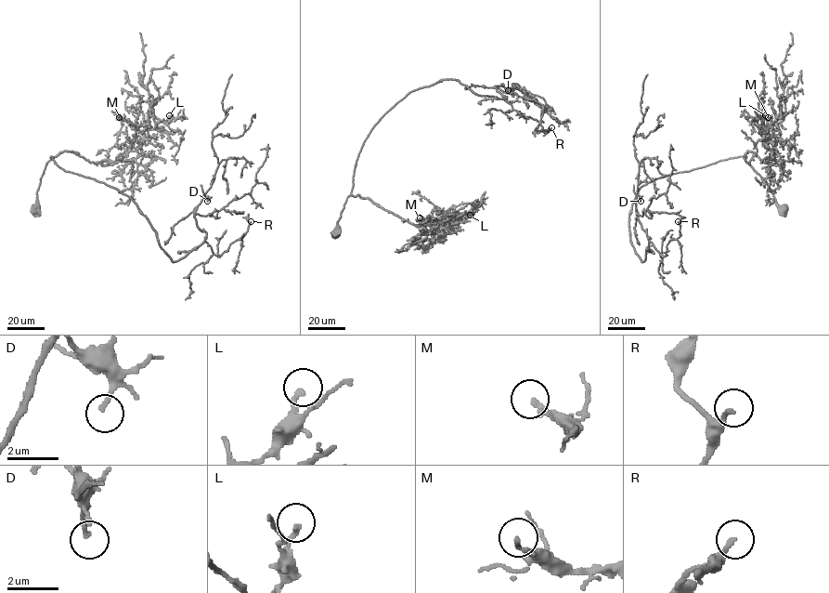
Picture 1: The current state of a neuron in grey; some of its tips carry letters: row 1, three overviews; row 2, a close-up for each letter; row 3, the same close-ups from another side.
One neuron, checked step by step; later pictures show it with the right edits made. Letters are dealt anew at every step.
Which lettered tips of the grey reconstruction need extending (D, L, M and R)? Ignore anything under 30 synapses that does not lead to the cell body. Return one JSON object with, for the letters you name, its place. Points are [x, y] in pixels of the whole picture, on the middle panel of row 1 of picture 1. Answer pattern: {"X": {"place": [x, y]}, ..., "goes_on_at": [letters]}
{"L": {"place": [470, 215]}, "goes_on_at": ["L"]}

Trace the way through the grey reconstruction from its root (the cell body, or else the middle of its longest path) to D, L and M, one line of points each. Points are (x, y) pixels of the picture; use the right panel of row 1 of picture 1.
D: (783, 207), (743, 156), (655, 178), (639, 190), (628, 217), (642, 261), (649, 240), (641, 201)
L: (783, 207), (745, 161), (752, 151), (762, 162), (776, 162), (763, 127), (765, 115)
M: (783, 207), (745, 161), (752, 151), (762, 162), (776, 162), (776, 138), (768, 117)

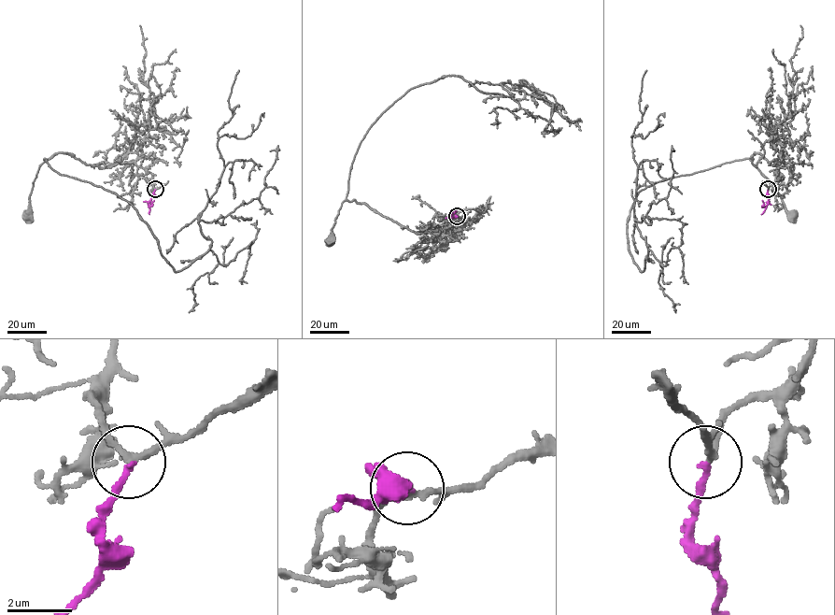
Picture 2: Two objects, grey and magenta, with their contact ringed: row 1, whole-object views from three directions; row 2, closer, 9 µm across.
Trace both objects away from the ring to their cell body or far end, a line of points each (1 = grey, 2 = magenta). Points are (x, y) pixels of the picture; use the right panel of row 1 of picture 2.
1: (768, 189), (783, 152), (782, 167), (755, 152), (752, 163), (793, 213)
2: (768, 189), (766, 207), (762, 200)

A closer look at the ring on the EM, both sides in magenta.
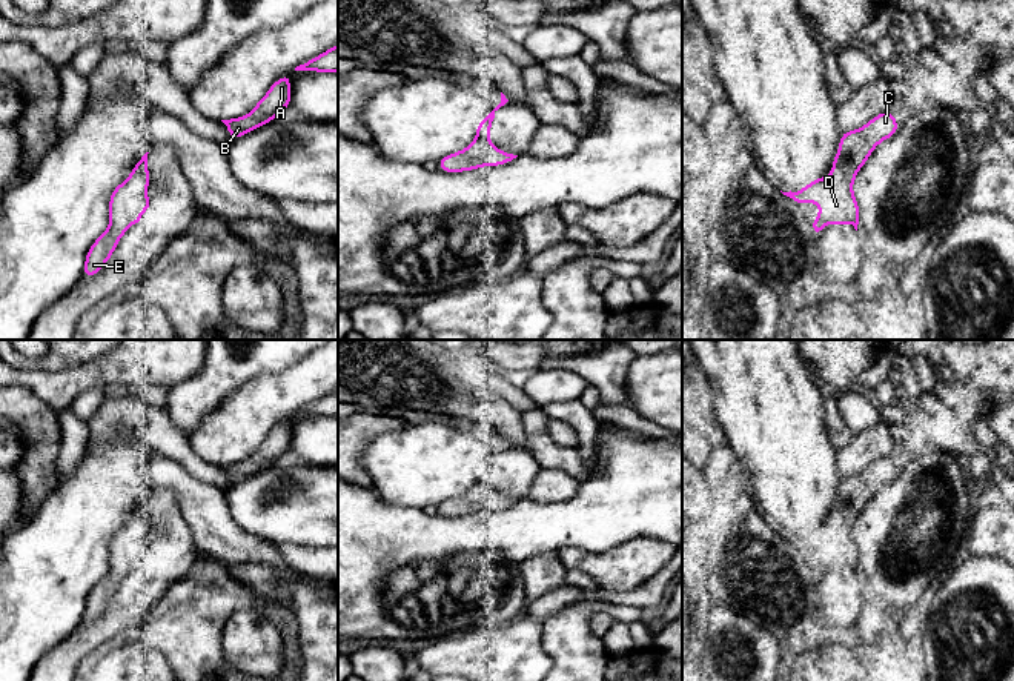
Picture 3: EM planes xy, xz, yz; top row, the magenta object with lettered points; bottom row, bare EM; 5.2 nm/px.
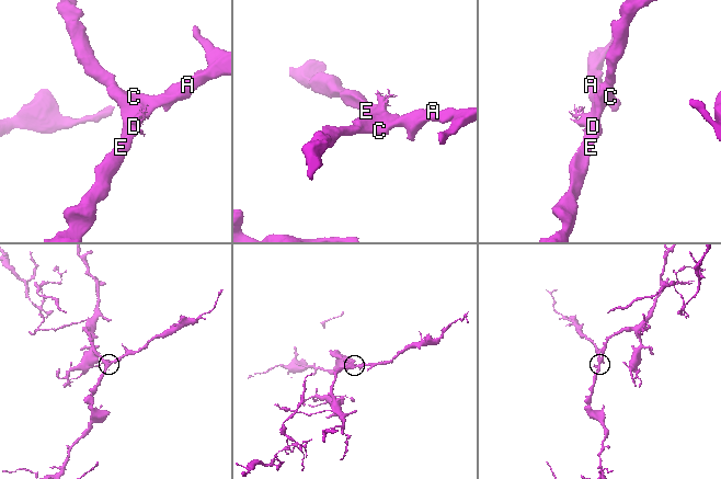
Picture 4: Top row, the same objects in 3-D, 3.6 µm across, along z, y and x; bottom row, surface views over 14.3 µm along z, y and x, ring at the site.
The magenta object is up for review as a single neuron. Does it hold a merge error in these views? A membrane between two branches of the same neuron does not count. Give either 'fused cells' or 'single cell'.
single cell

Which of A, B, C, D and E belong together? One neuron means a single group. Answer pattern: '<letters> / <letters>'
A B C D E

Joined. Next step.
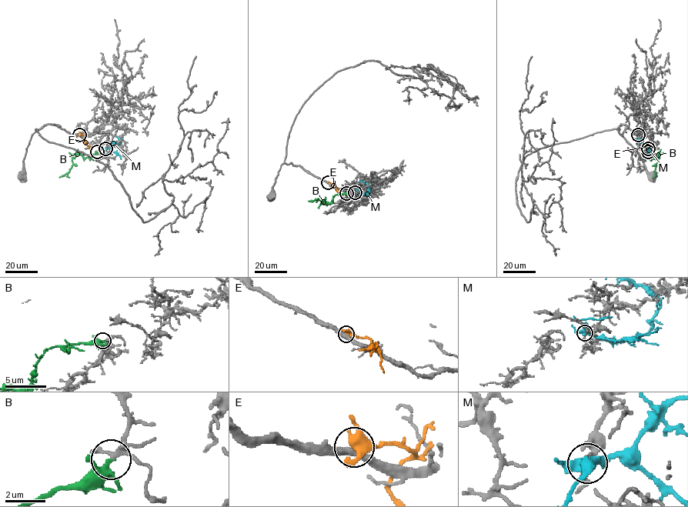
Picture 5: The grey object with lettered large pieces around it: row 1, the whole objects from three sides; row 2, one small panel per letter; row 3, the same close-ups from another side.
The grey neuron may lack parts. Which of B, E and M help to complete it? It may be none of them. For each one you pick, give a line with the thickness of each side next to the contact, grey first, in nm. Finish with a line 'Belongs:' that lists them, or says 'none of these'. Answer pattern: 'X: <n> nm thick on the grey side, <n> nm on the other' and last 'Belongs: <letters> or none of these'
B: 150 nm thick on the grey side, 200 nm on the other
Belongs: B

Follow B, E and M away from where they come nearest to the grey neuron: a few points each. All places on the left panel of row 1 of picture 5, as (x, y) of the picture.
B: (97, 151), (85, 158), (77, 155), (72, 159), (73, 165), (69, 171), (59, 178)
E: (79, 135), (84, 135), (82, 138), (89, 148)
M: (105, 148), (113, 143), (121, 144), (110, 145)

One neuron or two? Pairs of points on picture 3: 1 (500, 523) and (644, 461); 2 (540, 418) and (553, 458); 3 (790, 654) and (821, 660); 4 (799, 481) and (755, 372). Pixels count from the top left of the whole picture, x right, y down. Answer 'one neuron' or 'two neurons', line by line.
1: one neuron
2: one neuron
3: two neurons
4: one neuron

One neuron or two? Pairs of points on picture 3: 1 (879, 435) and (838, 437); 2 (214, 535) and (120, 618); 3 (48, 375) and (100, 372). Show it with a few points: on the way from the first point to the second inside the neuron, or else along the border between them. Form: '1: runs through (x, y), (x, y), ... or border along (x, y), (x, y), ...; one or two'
1: border along (853, 435), (838, 451); two
2: border along (183, 515), (198, 551); two
3: runs through (60, 375), (88, 375); one

